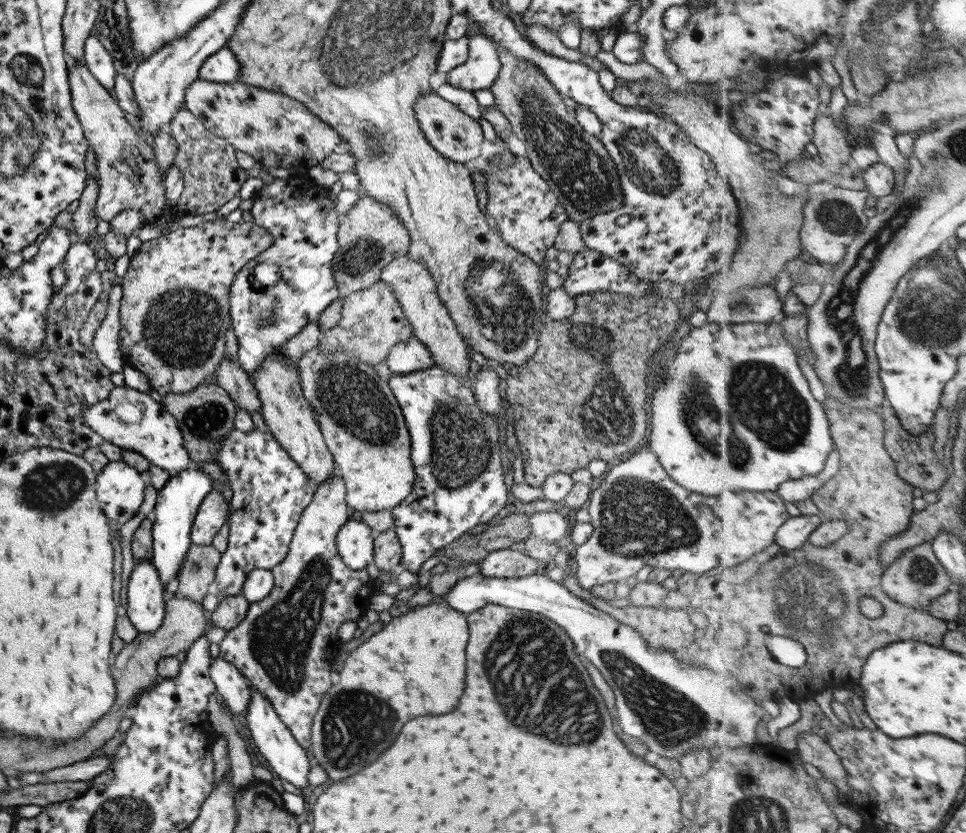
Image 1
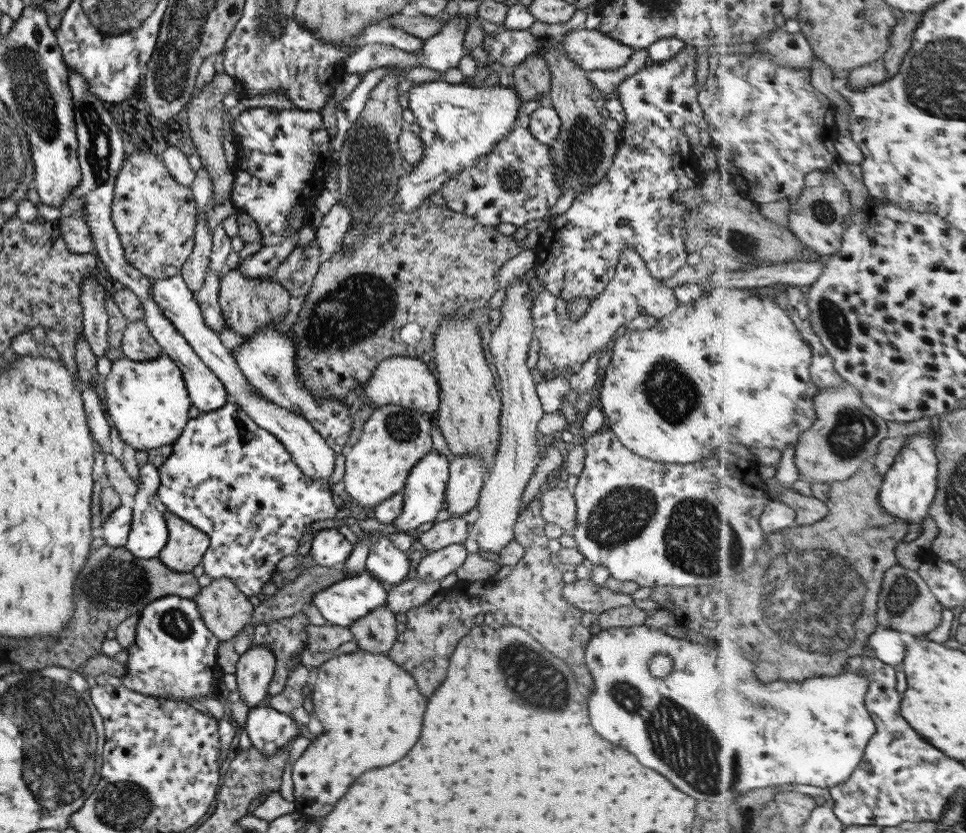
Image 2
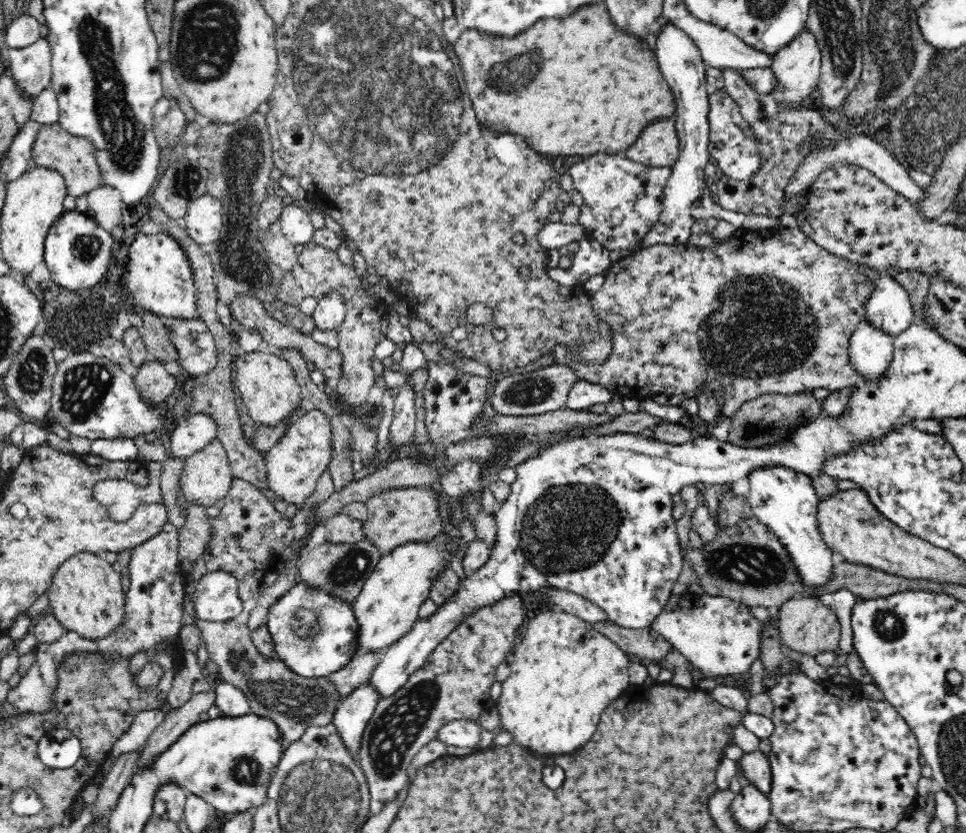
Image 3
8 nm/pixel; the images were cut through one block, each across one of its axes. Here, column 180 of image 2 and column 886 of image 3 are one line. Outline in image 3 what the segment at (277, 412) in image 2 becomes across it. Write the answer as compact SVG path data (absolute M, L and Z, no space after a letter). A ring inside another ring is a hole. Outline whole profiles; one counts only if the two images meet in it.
M860 266L860 271L874 284L871 297L866 301L863 317L867 322L871 322L874 328L882 330L882 333L886 333L890 337L898 337L913 322L916 322L913 304L908 293L894 277L883 276L877 271L864 266Z

